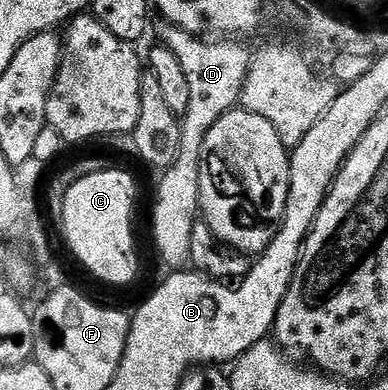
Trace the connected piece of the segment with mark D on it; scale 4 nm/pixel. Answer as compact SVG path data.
M164 28L162 44L177 55L189 83L189 111L181 118L181 151L179 157L162 174L159 190L155 193L155 245L159 248L159 257L168 265L168 270L179 271L188 264L191 255L191 236L197 218L200 216L199 196L201 195L201 151L205 143L205 135L209 135L209 127L221 119L221 115L230 113L240 104L240 97L245 87L246 77L250 71L253 58L252 50L247 50L239 39L204 39L194 33L186 33L184 29Z

